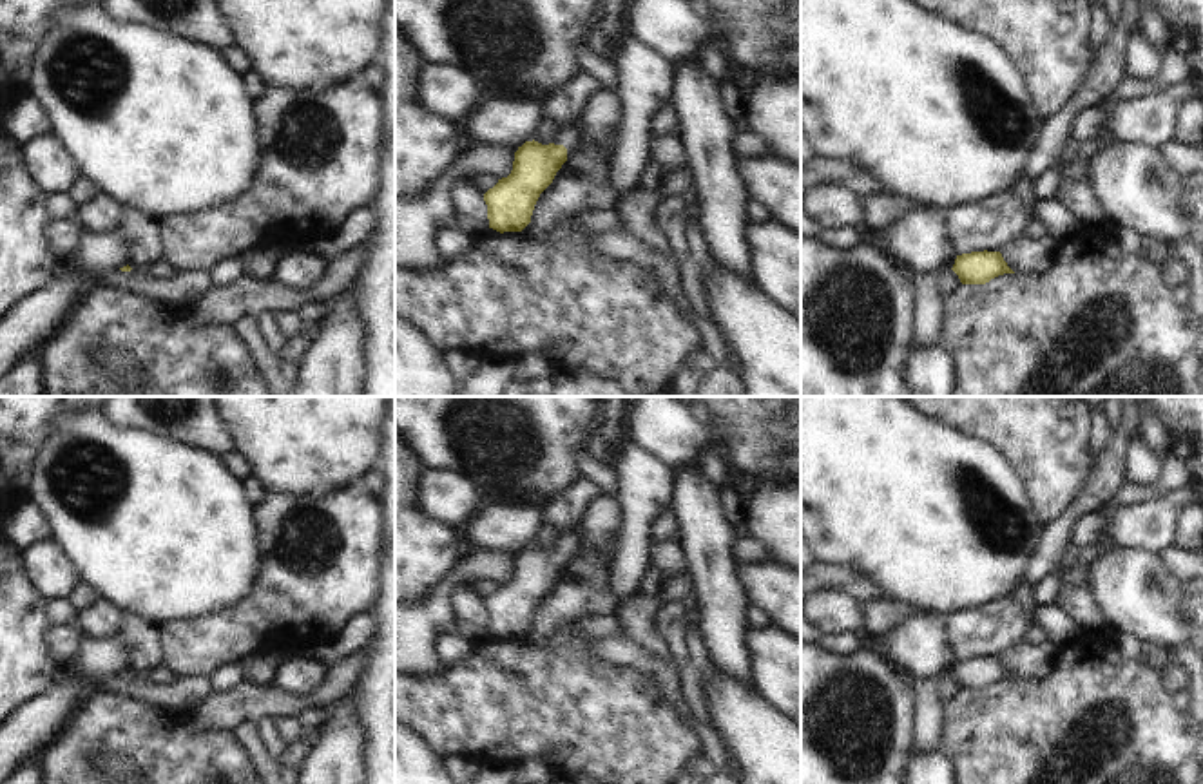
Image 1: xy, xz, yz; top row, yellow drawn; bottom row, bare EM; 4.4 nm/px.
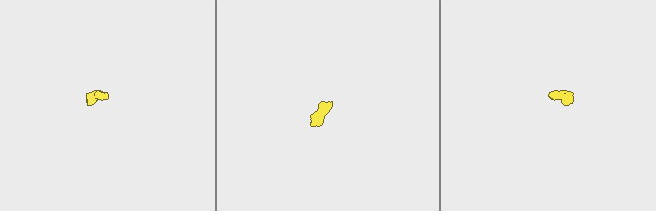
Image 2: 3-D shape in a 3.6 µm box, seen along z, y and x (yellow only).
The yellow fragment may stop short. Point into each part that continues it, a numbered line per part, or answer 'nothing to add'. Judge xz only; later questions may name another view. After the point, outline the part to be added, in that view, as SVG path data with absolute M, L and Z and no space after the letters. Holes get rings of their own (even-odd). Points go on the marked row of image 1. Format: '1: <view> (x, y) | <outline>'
1: xz (567, 136) | M571 123L569 127L562 129L554 139L554 145L563 145L567 148L567 156L578 148L578 127Z

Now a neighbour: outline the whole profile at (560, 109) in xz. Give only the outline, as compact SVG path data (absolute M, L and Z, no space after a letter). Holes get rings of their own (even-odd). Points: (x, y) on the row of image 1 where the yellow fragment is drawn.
M585 72L574 76L544 100L544 114L534 130L534 141L542 145L553 143L554 136L569 127L580 114L591 96L603 91L602 83Z

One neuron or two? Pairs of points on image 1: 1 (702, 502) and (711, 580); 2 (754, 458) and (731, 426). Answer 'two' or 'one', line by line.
1: one
2: one

